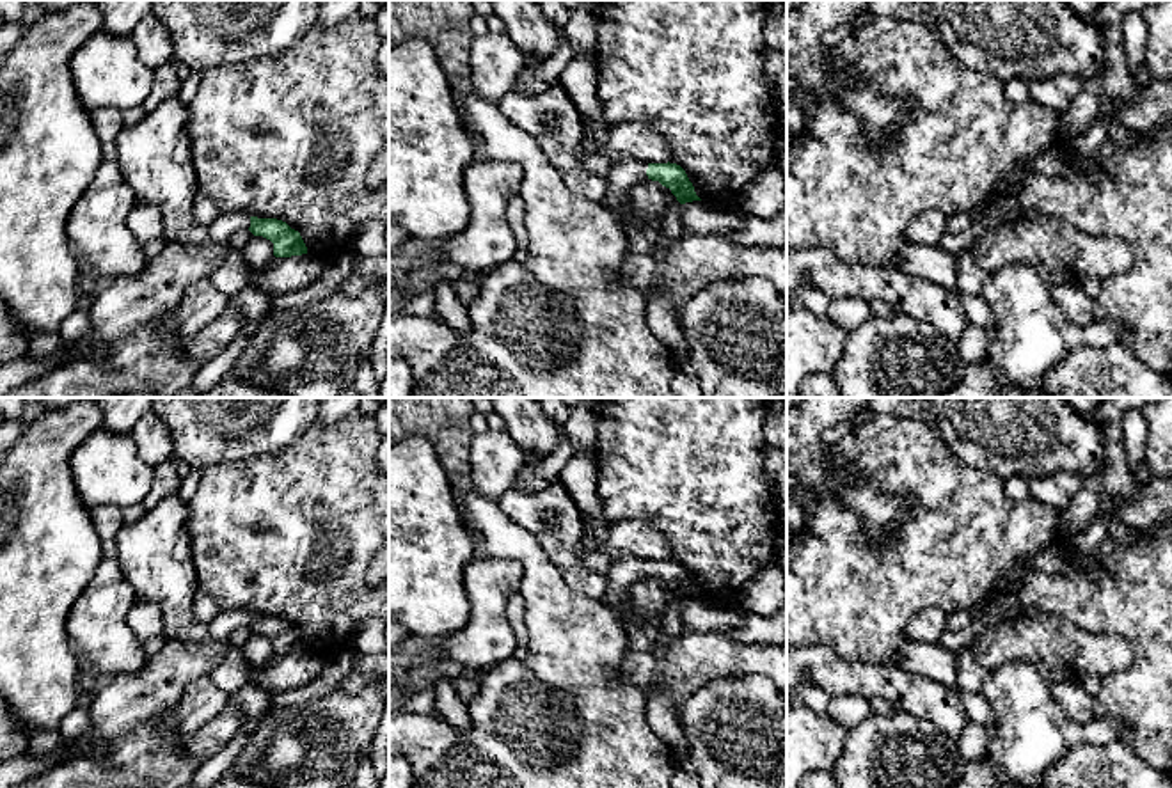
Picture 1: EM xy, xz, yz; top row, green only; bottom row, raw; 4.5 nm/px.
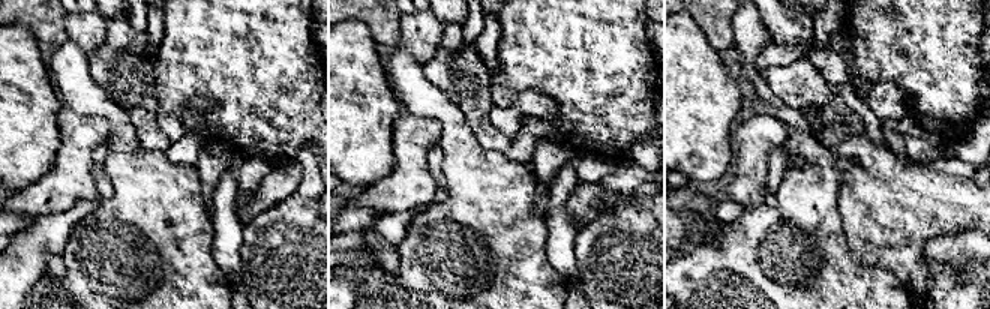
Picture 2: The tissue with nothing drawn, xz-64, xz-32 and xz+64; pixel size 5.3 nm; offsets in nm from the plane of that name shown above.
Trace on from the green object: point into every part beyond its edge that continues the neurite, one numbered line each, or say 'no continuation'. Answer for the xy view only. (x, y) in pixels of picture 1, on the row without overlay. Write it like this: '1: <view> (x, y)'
1: xy (226, 622)

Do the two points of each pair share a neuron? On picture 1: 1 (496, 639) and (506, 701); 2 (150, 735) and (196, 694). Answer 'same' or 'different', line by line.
1: different
2: different

